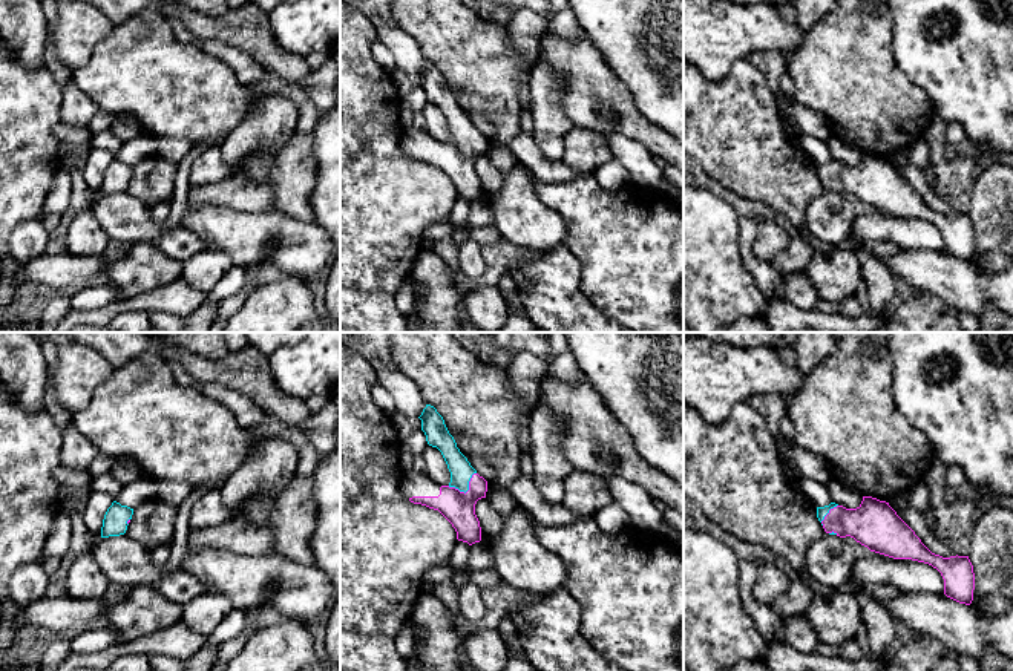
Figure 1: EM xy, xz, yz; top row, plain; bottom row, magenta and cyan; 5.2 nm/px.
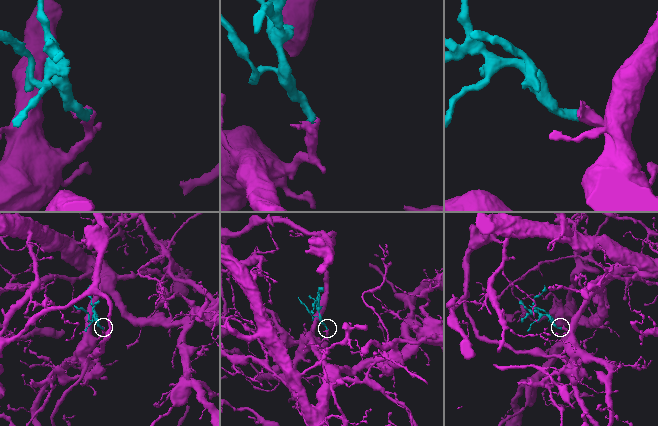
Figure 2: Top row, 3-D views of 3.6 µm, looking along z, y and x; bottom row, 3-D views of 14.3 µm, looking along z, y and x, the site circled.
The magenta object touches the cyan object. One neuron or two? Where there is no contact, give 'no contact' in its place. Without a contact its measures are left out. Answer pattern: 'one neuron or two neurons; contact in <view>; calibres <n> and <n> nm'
one neuron; contact in xz; calibres 170 and 120 nm

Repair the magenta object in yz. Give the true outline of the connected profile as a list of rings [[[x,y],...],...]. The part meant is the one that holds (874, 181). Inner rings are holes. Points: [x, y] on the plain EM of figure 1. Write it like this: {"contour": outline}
{"contour": [[[863,153],[857,165],[831,159],[817,164],[817,175],[829,191],[851,193],[870,208],[893,216],[912,216],[932,222],[944,236],[947,254],[959,260],[972,260],[975,230],[969,213],[943,214],[932,210],[889,159],[872,153]]]}

